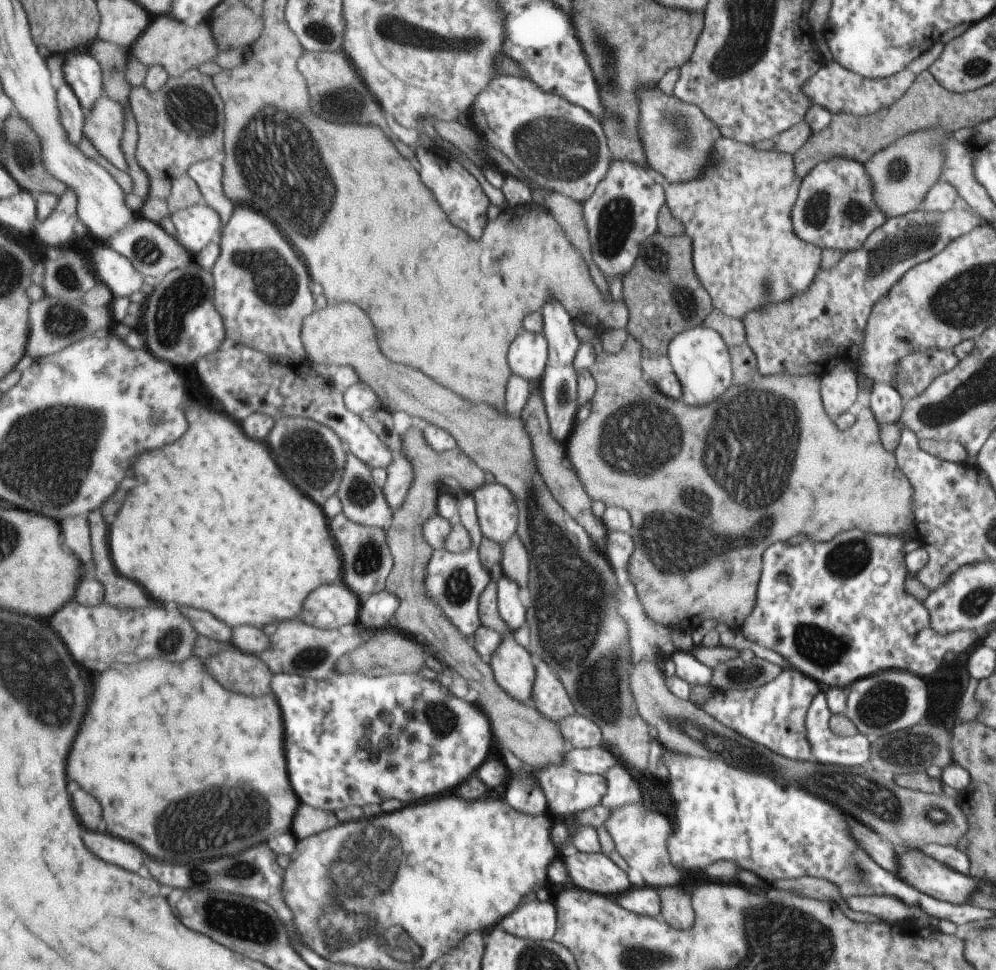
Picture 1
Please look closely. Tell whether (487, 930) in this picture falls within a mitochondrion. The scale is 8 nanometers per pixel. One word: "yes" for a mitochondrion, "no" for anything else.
no

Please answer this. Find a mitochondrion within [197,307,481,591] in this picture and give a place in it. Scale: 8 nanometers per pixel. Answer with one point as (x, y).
(308, 456)

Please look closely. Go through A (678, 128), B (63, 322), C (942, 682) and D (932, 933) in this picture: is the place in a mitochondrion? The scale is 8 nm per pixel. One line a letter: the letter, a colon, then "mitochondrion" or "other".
A: mitochondrion
B: mitochondrion
C: other
D: other

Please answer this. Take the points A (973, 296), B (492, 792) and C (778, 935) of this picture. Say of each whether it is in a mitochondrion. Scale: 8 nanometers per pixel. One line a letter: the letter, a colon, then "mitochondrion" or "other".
A: mitochondrion
B: other
C: mitochondrion

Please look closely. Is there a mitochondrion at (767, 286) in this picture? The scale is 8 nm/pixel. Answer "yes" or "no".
yes

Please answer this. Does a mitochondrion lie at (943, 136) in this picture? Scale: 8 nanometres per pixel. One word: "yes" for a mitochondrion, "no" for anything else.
no

